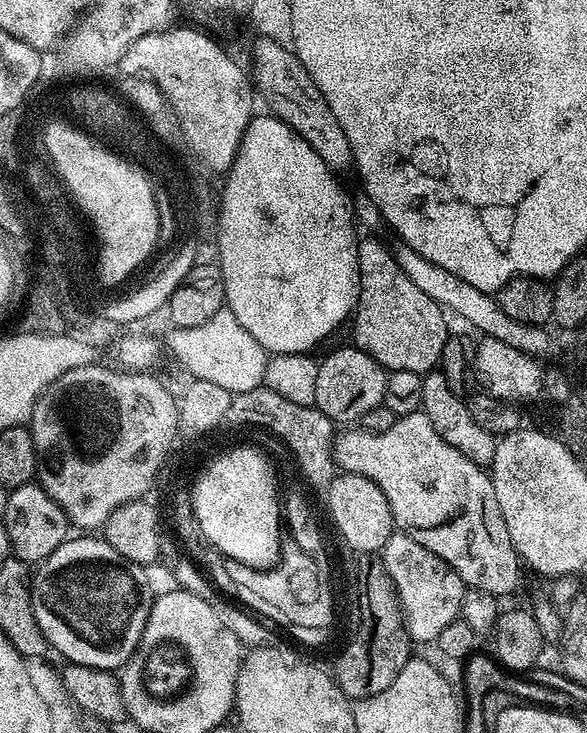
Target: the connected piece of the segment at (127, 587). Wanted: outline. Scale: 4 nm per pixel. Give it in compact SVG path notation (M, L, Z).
M80 534L75 538L69 538L58 546L58 550L54 550L54 554L50 554L46 559L39 561L38 567L35 569L32 577L32 605L34 606L34 618L38 618L38 626L42 626L42 634L46 634L49 645L53 649L56 648L65 657L63 658L70 664L81 664L82 666L90 666L91 668L106 668L109 670L119 670L134 654L134 650L138 646L138 642L142 638L142 630L146 626L146 618L148 611L152 608L153 597L148 596L148 584L144 581L145 569L138 564L129 564L123 560L118 554L118 550L114 550L102 538L94 537L92 534Z

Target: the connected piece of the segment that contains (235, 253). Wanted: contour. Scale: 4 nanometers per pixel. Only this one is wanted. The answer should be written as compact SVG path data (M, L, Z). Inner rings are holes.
M271 114L253 115L254 127L248 128L248 143L238 161L238 170L233 173L233 185L227 194L228 208L225 211L225 238L224 238L224 299L226 307L232 311L234 318L250 330L251 336L263 346L265 353L283 354L285 352L313 351L315 344L320 344L340 323L347 321L353 315L356 300L360 297L360 271L358 270L358 254L356 246L358 235L352 225L352 208L348 205L348 196L339 184L337 173L331 172L322 162L322 158L290 125L282 122L277 116Z

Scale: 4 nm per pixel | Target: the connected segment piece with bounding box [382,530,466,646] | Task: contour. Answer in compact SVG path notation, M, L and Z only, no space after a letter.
M399 530L393 531L382 555L386 574L390 574L390 582L394 586L400 603L400 612L404 616L408 636L417 645L431 645L438 638L438 634L442 634L442 630L446 630L446 626L450 626L450 622L454 622L459 617L466 587L462 578L458 578L456 571L446 562L442 562L442 558L438 558L438 554L430 554L430 550L426 550L426 546L418 546L418 542L414 542L414 538L410 538L405 532Z

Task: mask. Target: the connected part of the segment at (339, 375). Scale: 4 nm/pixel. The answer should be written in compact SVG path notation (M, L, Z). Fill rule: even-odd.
M347 346L336 348L325 360L318 363L318 379L314 389L316 399L315 408L326 418L330 418L333 425L348 426L351 420L360 420L367 412L372 412L383 405L386 394L386 378L388 372L370 354L361 348Z

